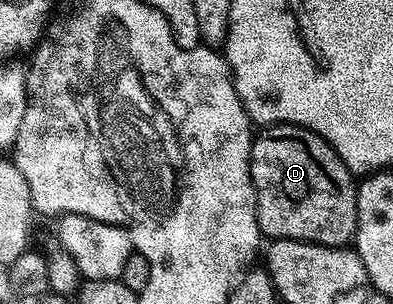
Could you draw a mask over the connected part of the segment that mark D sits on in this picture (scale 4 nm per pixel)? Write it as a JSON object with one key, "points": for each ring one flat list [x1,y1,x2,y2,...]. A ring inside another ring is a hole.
{"points":[[284,123,262,128,253,138,249,170,257,188,257,222,266,238,342,247,356,238,358,182,315,131]]}

